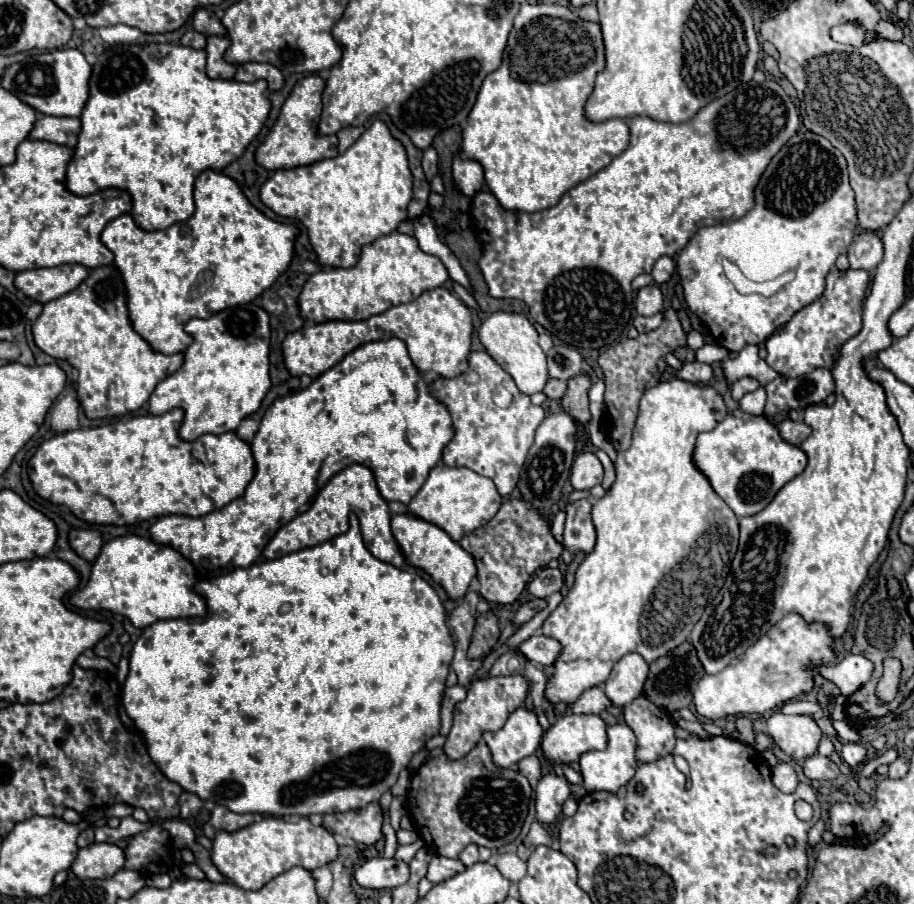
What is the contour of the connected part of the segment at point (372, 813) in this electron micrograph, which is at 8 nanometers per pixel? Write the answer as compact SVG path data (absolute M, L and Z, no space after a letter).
M374 801L362 809L324 815L322 825L342 837L354 839L356 843L374 845L382 839L382 819L380 805Z

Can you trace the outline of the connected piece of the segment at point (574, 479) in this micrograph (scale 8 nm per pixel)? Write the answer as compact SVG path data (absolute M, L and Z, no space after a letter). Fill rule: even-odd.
M580 453L576 457L570 473L570 483L574 489L592 489L602 483L602 477L604 469L594 453Z

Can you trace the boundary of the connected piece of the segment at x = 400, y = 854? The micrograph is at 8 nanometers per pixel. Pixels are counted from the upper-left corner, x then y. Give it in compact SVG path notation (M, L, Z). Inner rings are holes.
M418 839L416 843L412 843L412 845L404 845L404 847L398 847L396 849L396 855L394 855L394 859L400 859L400 861L404 861L404 863L408 863L412 857L414 857L414 853L422 847L424 843Z

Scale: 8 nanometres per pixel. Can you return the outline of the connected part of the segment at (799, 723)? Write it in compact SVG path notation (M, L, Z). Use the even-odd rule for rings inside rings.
M772 713L766 721L766 731L772 741L796 761L804 761L814 755L822 739L822 731L810 715Z

